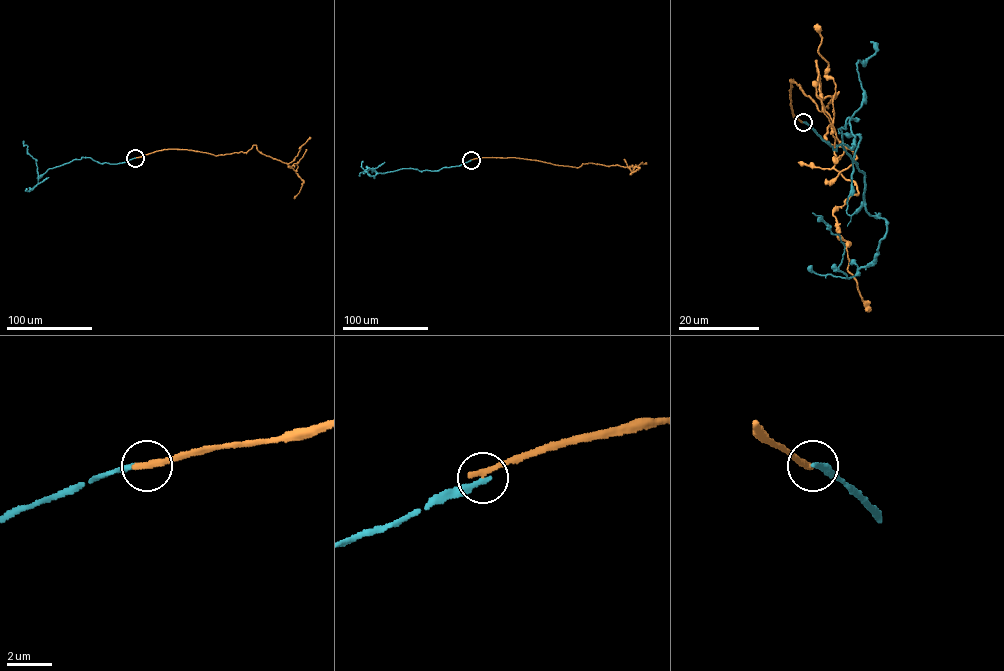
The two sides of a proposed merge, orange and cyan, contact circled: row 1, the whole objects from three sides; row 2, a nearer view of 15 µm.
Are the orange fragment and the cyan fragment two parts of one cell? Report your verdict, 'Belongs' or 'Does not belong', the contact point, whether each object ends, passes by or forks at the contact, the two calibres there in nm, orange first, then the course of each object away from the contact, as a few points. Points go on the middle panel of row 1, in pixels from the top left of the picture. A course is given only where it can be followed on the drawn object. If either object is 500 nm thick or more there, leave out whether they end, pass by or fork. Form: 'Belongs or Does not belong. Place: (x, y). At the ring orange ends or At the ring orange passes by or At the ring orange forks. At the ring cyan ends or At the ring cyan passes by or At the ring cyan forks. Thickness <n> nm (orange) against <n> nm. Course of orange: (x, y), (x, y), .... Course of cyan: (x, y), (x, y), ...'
Does not belong. Place: (471, 160). At the ring orange ends. At the ring cyan ends. Thickness 320 nm (orange) against 240 nm. Course of orange: (471, 160), (514, 157), (577, 167), (591, 163), (628, 166), (632, 172), (636, 166), (639, 168), (630, 174). Course of cyan: (471, 160), (437, 170), (402, 168), (381, 173), (374, 169), (372, 172), (372, 168), (359, 174)

